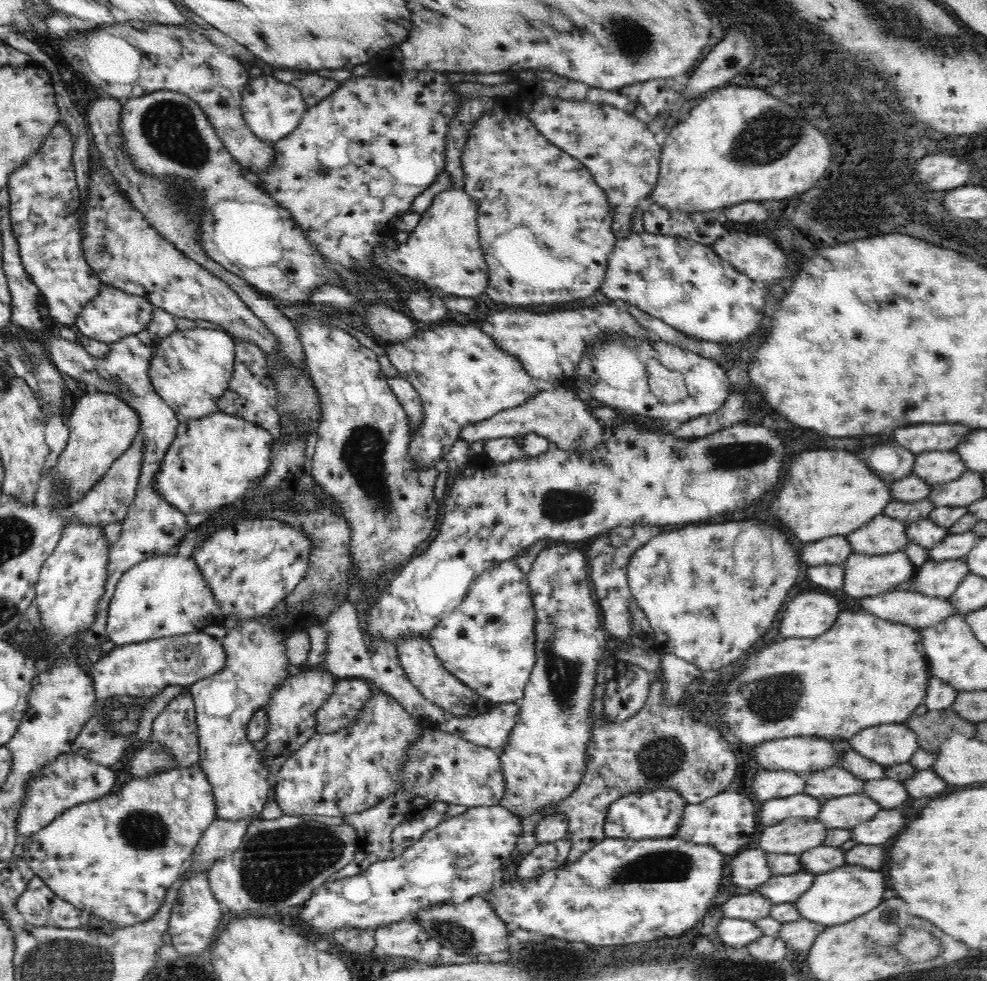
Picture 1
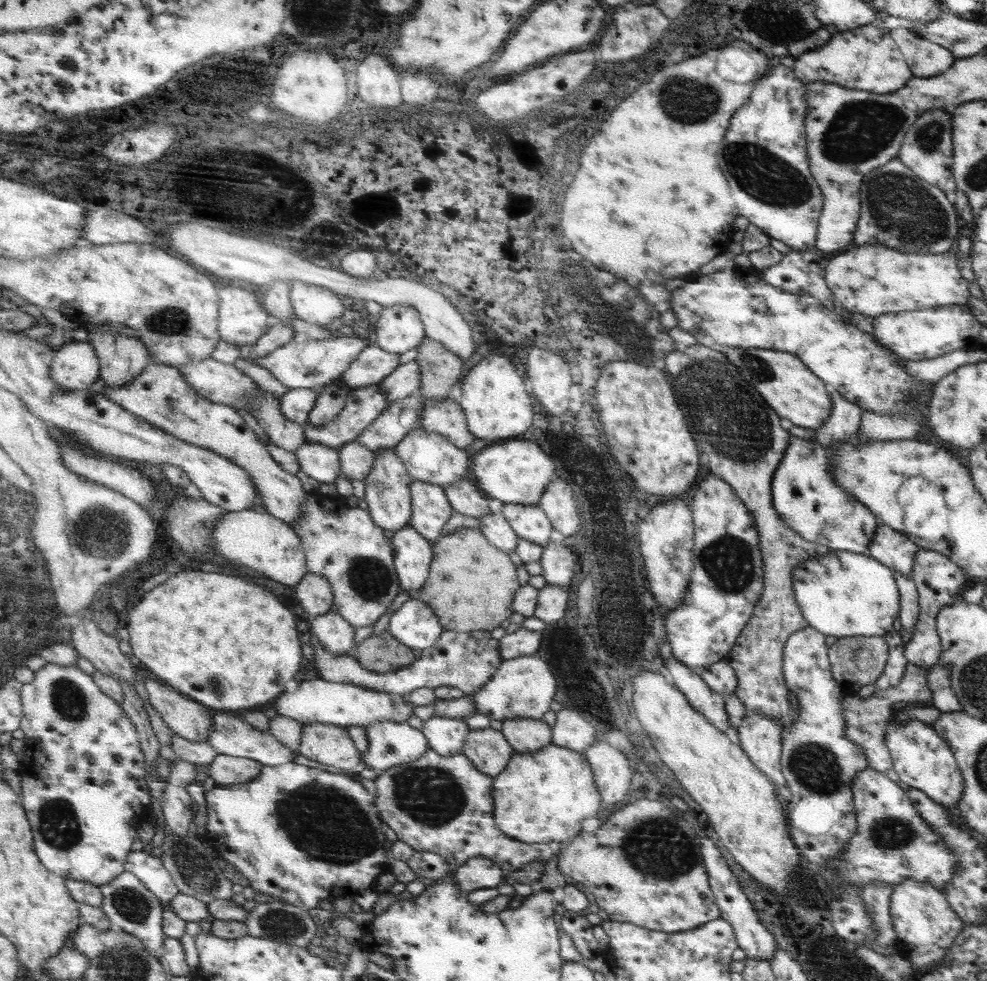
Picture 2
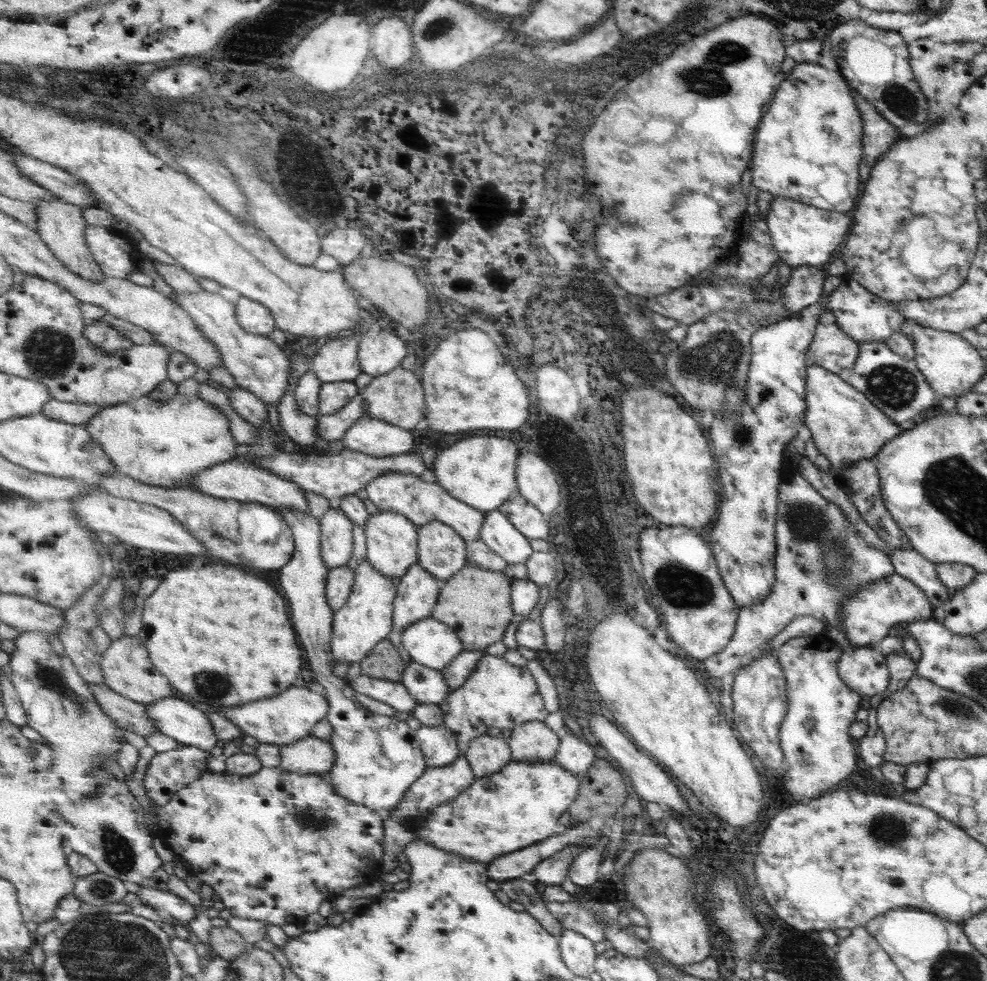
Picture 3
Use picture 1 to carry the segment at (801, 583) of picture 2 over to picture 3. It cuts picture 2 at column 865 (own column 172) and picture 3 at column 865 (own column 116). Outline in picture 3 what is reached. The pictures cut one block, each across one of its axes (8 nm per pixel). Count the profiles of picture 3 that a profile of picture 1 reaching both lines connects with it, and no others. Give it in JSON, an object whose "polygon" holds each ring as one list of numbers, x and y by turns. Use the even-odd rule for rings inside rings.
{"polygon":[[899,574,885,576,881,580,871,580,869,586,859,590,857,594,849,596,841,604,841,628,847,636,847,644,851,646,865,646,881,642,887,632,899,622,919,622,931,618,933,608,929,606,927,598,913,582]]}

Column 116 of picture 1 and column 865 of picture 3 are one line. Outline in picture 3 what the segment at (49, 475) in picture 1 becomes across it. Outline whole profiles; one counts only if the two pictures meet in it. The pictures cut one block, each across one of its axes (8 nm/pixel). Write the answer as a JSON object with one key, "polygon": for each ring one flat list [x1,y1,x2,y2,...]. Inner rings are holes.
{"polygon":[[807,364,805,404,805,426,811,432,811,440,815,448,831,462,831,472,835,474,859,460,873,460,885,442,903,432,899,424,875,408,861,392,821,366]]}

